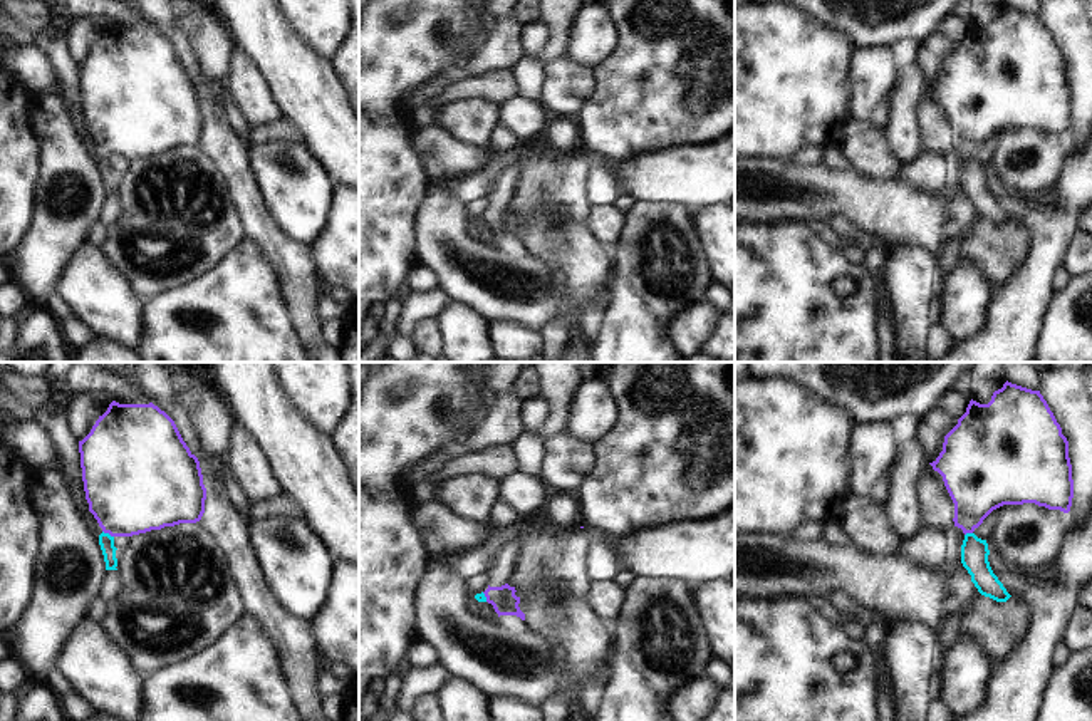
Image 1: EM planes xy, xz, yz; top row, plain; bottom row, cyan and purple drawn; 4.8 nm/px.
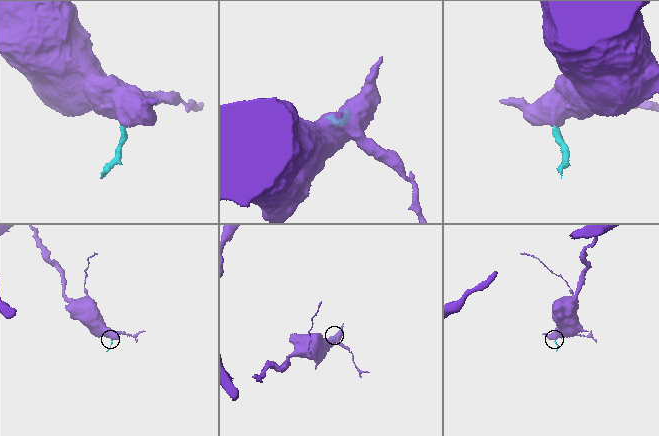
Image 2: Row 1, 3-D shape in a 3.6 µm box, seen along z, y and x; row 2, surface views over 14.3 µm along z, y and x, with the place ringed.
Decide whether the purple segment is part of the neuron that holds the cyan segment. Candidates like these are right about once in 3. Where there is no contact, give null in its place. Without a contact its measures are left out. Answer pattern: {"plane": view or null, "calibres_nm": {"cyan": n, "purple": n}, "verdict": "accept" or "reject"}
{"plane": "xy", "calibres_nm": {"cyan": 70, "purple": 440}, "verdict": "reject"}

